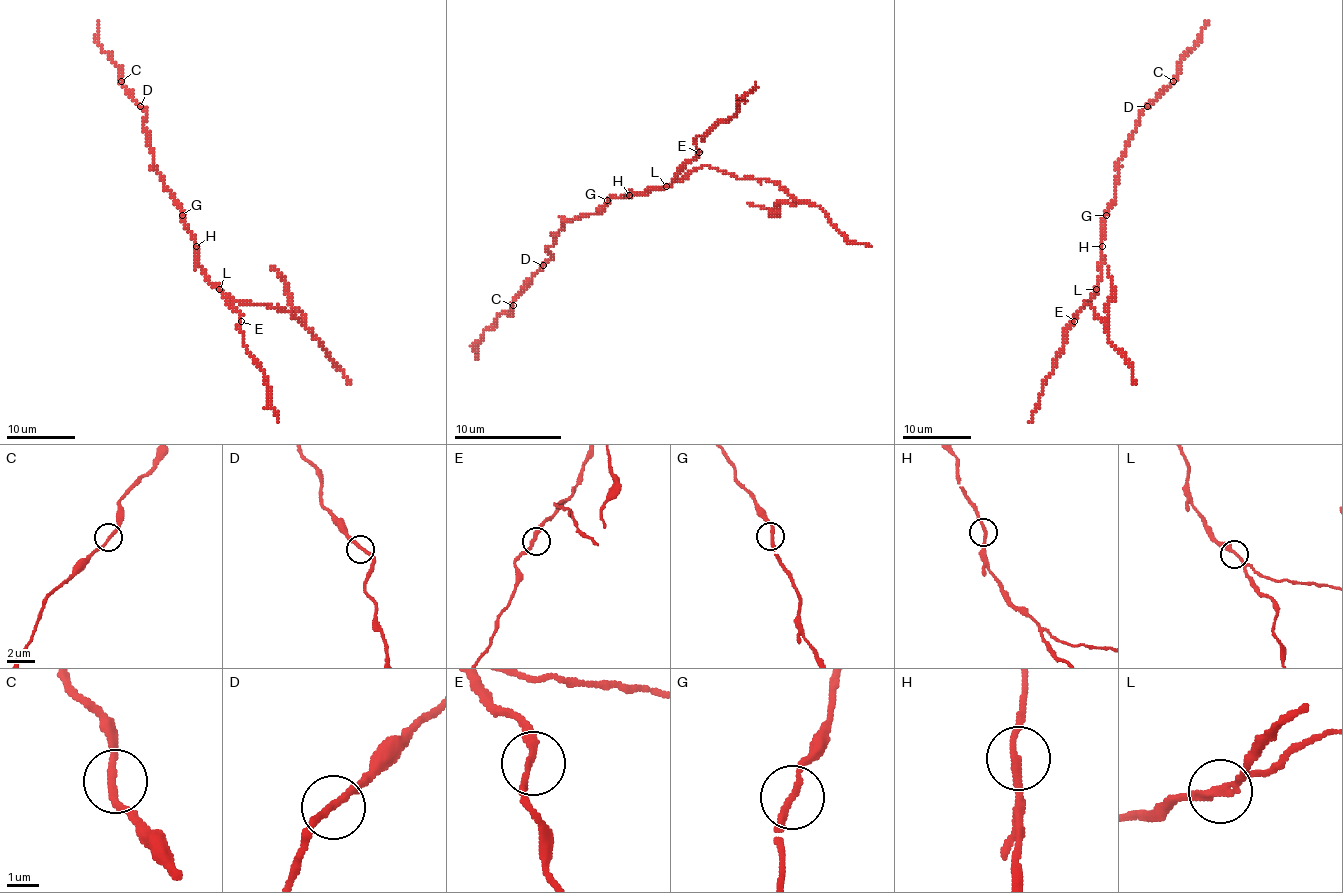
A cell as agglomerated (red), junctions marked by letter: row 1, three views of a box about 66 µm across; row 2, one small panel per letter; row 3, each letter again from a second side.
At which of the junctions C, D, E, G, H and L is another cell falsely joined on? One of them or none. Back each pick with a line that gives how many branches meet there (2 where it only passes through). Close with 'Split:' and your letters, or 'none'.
L: 2
Split: L

